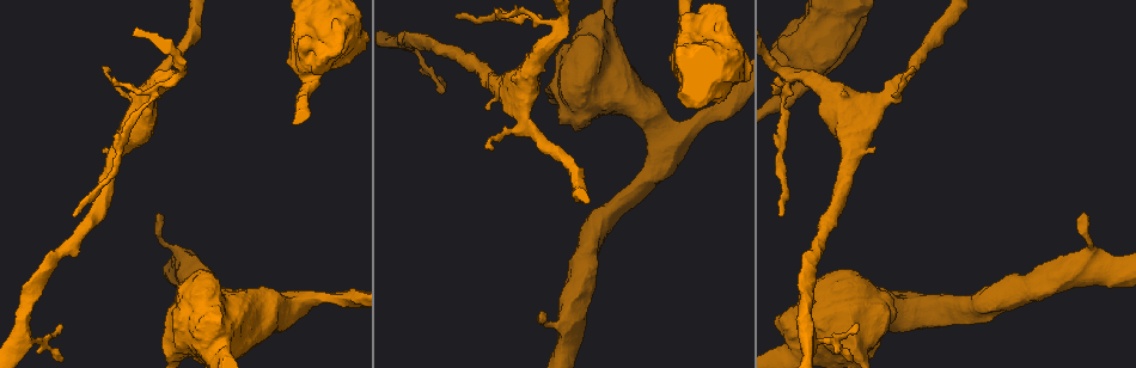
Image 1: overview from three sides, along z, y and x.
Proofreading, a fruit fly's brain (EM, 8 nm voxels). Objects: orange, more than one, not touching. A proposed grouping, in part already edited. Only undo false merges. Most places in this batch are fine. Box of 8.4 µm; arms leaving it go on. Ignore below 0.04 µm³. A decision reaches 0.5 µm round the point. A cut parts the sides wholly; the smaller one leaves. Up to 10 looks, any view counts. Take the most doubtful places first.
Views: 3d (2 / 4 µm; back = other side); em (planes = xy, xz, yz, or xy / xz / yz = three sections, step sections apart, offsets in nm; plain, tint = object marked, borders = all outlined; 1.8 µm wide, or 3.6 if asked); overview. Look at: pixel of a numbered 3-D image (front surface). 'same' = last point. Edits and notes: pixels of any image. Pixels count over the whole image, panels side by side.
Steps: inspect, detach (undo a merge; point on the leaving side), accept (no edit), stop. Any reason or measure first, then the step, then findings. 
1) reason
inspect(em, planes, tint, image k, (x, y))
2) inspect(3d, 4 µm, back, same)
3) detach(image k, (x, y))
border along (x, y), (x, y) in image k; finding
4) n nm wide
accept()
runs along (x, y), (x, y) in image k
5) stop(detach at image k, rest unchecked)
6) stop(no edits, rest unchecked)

thick turns thin
inspect(em, planes, tint, image 1, (886, 96))

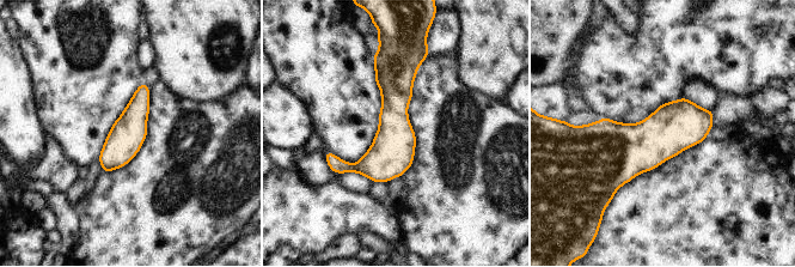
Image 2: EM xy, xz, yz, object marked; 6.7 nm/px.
240 nm wide
accept()
runs along (390, 61), (392, 138), (338, 170) in image 2; all the same cell

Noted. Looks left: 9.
inspect(3d, 4 µm, image 1, (309, 74))

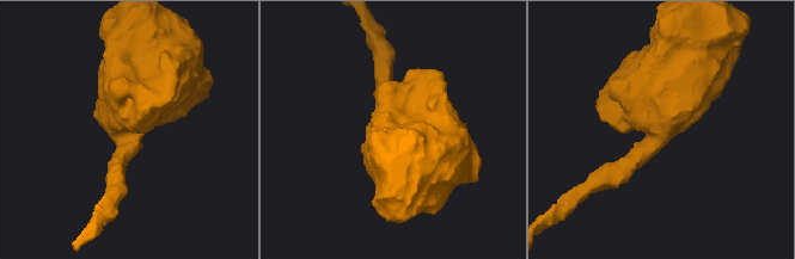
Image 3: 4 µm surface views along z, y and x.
now the EM
inspect(em, 3.6 µm, planes, tint, image 3, (130, 134))

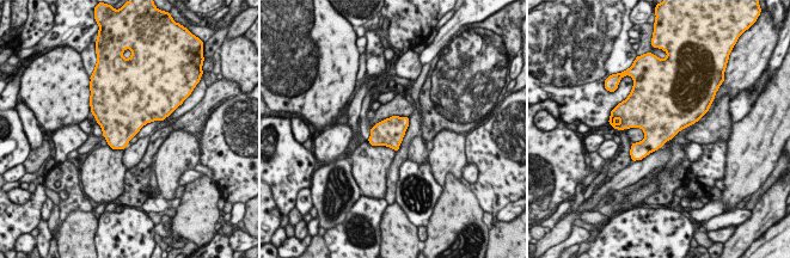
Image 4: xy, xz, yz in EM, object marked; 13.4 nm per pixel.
360 nm wide
accept()
all the same cell

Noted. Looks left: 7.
calibre changes
inspect(3d, 4 µm, image 1, (297, 307))

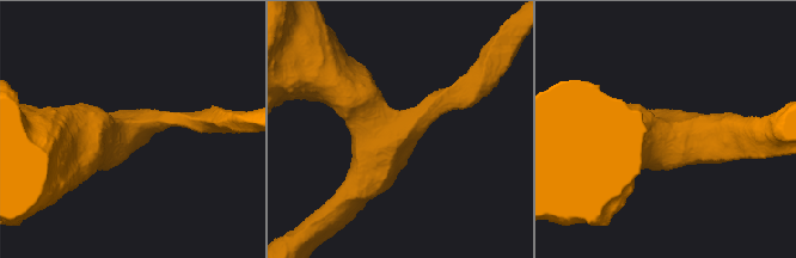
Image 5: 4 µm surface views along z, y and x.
shape alone is not enough
inspect(em, 3.6 µm, planes, tint, image 5, (396, 130))

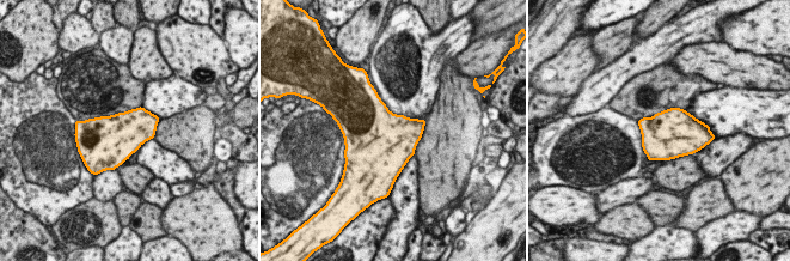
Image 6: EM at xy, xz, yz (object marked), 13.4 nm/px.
600 nm wide
accept()
continuous, no second cell

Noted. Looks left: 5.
calibre changes
inspect(em, 3.6 µm, xz, step 16, borders, image 1, (188, 264))

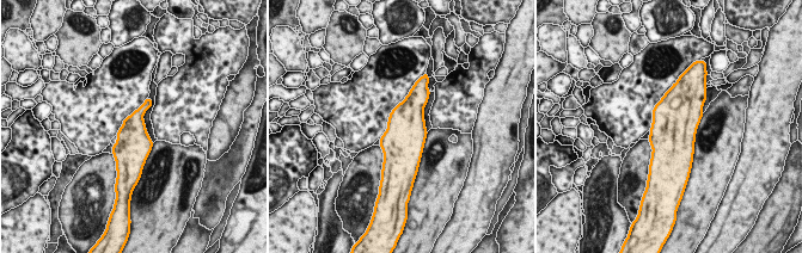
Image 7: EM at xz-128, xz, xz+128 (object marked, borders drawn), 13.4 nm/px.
accept()
all the same cell

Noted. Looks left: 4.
stop(no edits, rest unchecked)

